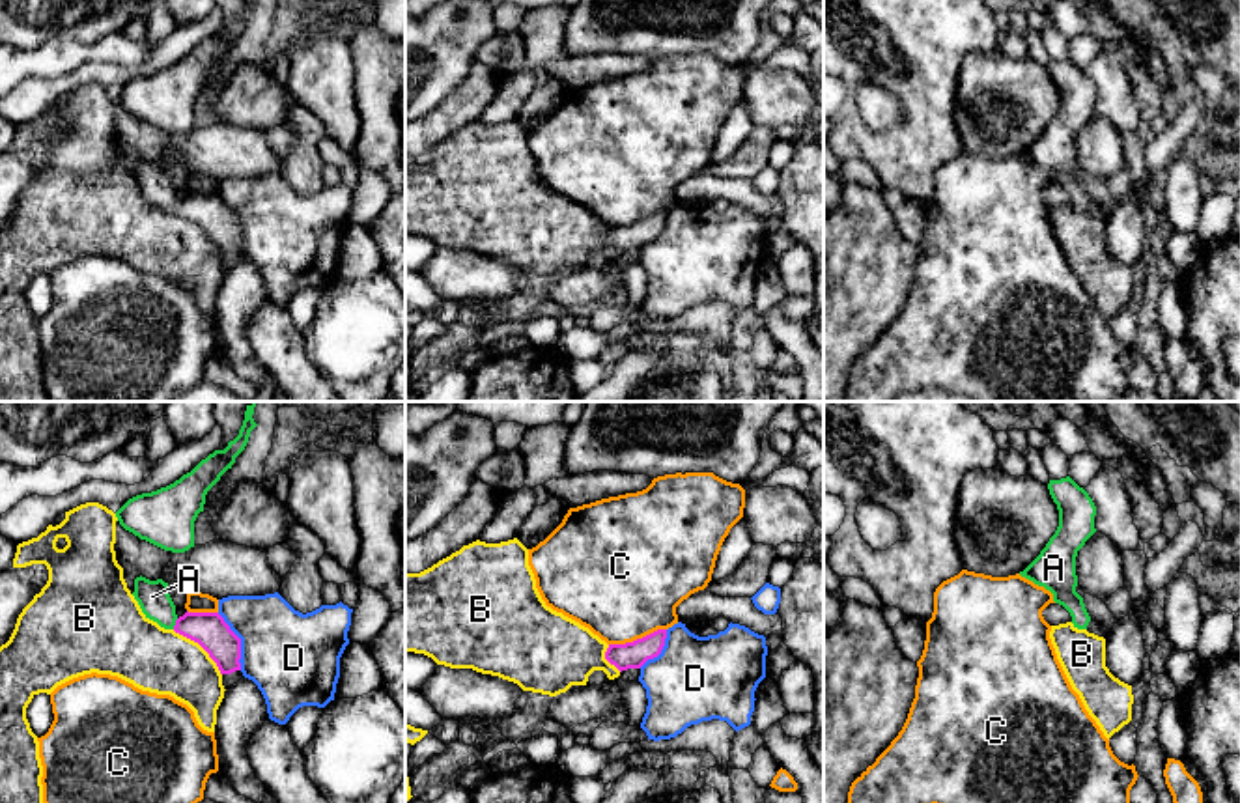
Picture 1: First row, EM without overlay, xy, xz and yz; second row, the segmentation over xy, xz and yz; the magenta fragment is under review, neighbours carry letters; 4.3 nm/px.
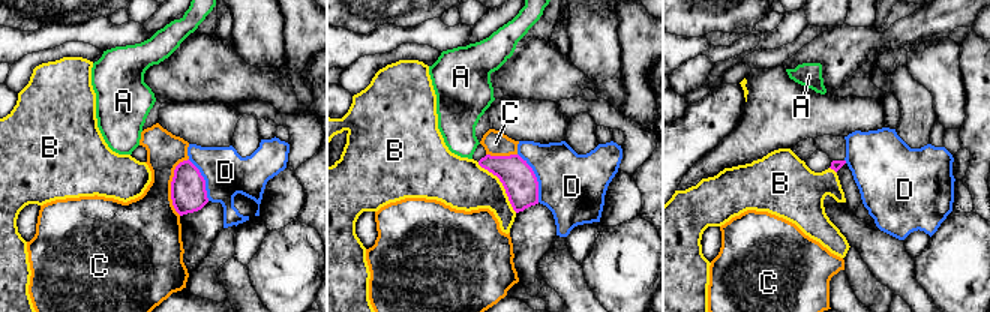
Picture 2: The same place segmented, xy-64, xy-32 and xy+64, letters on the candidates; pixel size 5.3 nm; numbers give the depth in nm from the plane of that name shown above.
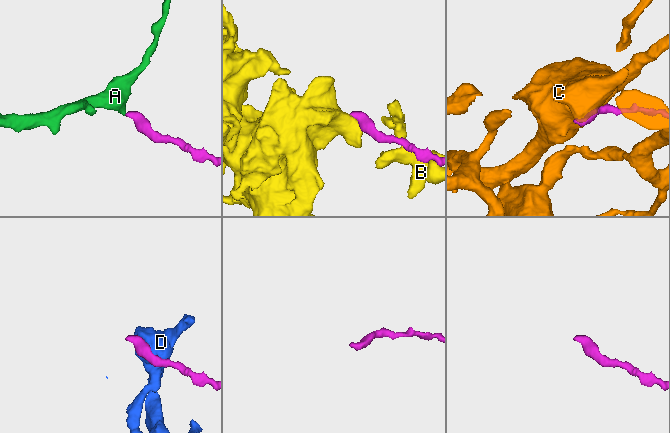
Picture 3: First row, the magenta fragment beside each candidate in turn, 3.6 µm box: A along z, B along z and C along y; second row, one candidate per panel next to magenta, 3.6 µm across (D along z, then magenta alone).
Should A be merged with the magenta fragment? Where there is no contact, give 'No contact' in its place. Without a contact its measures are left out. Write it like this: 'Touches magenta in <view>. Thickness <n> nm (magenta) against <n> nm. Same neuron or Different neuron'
Touches magenta in xy. Thickness 150 nm (magenta) against 140 nm. Same neuron

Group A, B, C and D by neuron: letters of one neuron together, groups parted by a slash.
A / B / C / D

